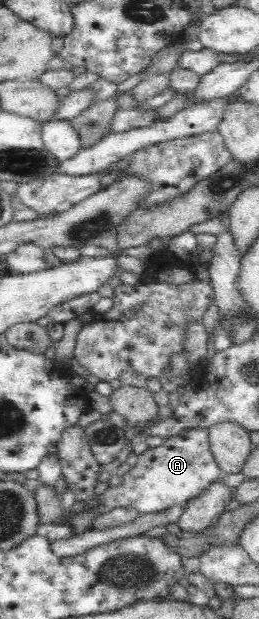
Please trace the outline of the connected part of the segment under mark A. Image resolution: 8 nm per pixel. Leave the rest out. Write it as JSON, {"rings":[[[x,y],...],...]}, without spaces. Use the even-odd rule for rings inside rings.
{"rings":[[[194,427],[164,438],[160,446],[137,455],[134,467],[127,467],[119,486],[110,486],[99,497],[98,513],[75,510],[67,520],[75,531],[84,531],[94,517],[114,508],[136,508],[140,514],[156,513],[180,504],[205,491],[223,469],[216,461],[209,442],[209,428]]]}

